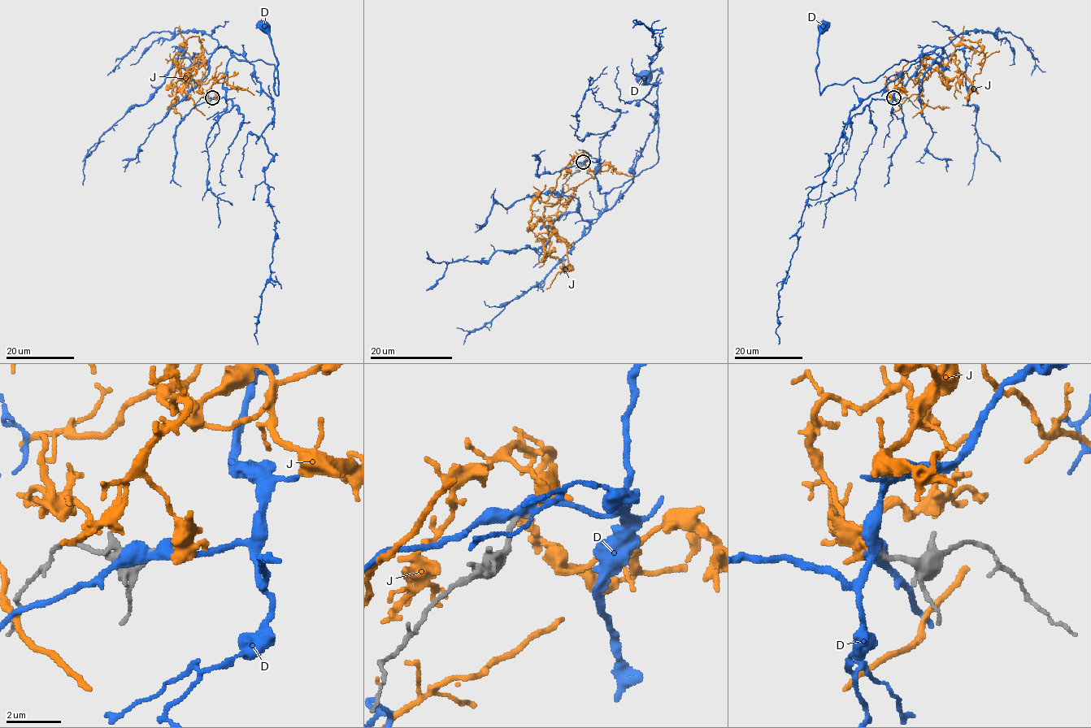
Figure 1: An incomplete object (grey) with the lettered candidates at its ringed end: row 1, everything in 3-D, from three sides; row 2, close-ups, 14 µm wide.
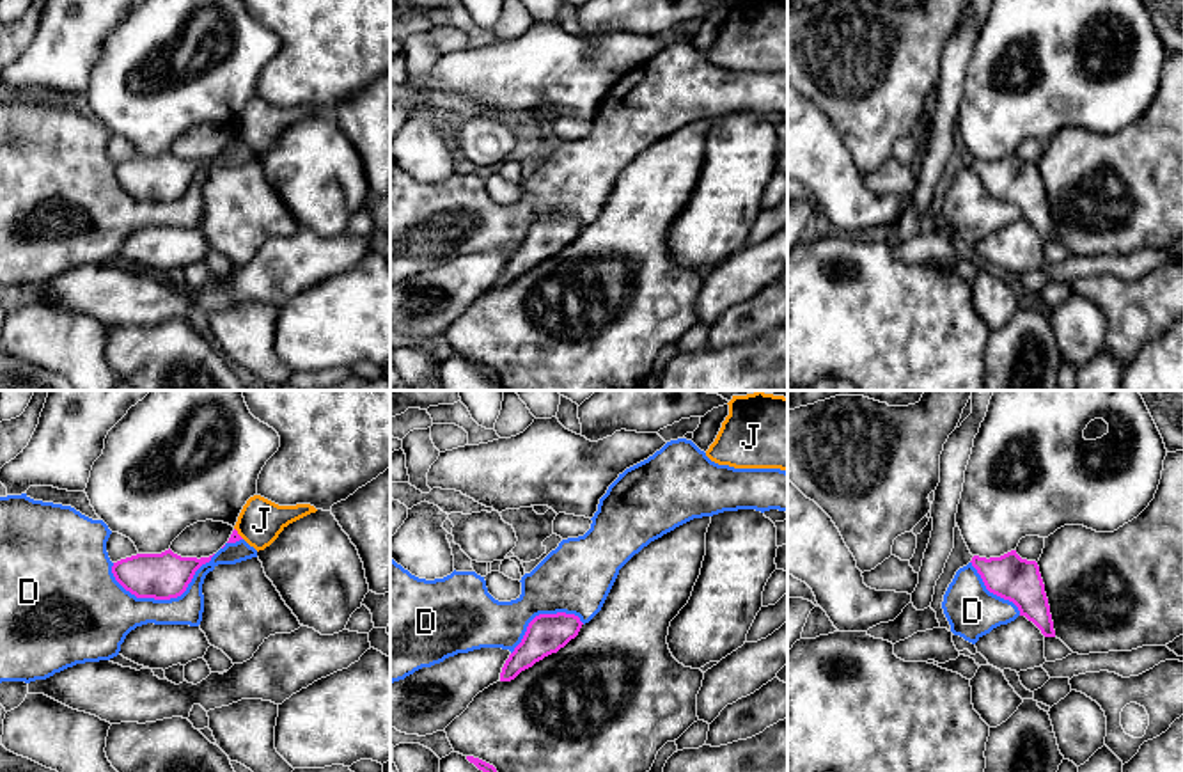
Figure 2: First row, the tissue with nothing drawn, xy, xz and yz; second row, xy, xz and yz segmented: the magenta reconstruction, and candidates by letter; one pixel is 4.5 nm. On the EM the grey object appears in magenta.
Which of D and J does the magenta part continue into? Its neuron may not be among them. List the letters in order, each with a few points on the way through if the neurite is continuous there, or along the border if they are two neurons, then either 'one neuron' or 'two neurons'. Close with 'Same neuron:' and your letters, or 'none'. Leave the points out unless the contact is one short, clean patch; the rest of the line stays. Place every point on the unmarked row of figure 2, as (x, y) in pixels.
D: two neurons
J: border along xy (235, 130), (243, 141); two neurons
Same neuron: none

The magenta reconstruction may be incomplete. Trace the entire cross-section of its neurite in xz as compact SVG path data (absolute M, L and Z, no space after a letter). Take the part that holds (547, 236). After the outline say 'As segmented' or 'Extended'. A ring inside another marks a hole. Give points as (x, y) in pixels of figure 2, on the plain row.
M566 215L536 218L529 225L521 245L505 263L500 275L500 284L511 284L536 264L557 256L578 238L582 227L584 225L578 218Z. As segmented

